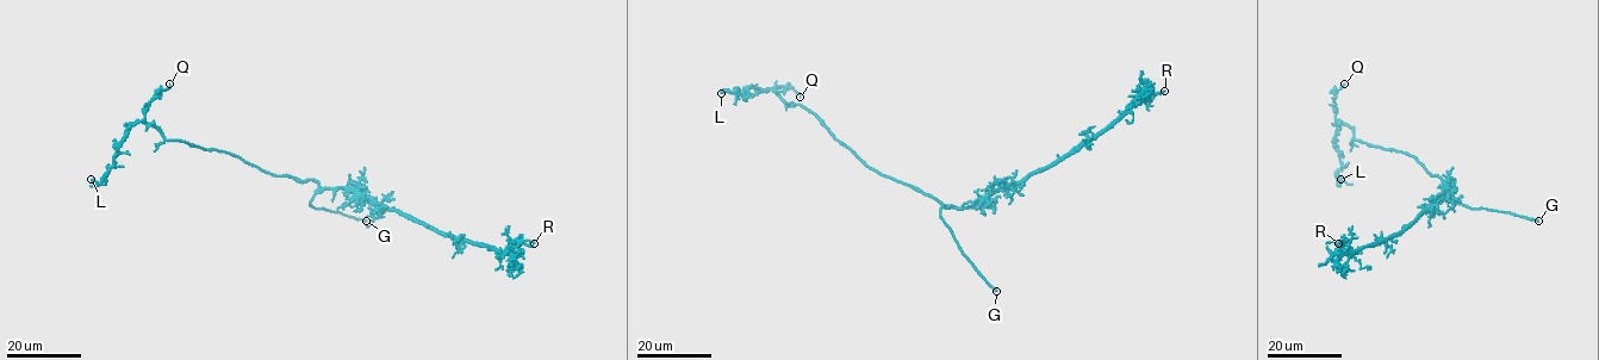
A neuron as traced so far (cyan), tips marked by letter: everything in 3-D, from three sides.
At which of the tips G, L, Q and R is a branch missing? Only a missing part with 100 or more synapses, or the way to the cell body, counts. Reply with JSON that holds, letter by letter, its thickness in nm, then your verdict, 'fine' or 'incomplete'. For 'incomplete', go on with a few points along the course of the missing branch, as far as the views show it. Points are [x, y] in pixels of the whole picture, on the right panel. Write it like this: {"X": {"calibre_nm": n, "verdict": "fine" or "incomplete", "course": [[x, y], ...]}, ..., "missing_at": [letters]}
{"G": {"calibre_nm": 240, "verdict": "incomplete", "course": [[1538, 221], [1549, 230], [1550, 246], [1531, 268], [1523, 268], [1526, 266]]}, "L": {"calibre_nm": 320, "verdict": "fine"}, "Q": {"calibre_nm": 130, "verdict": "fine"}, "R": {"calibre_nm": 90, "verdict": "fine"}, "missing_at": ["G"]}

